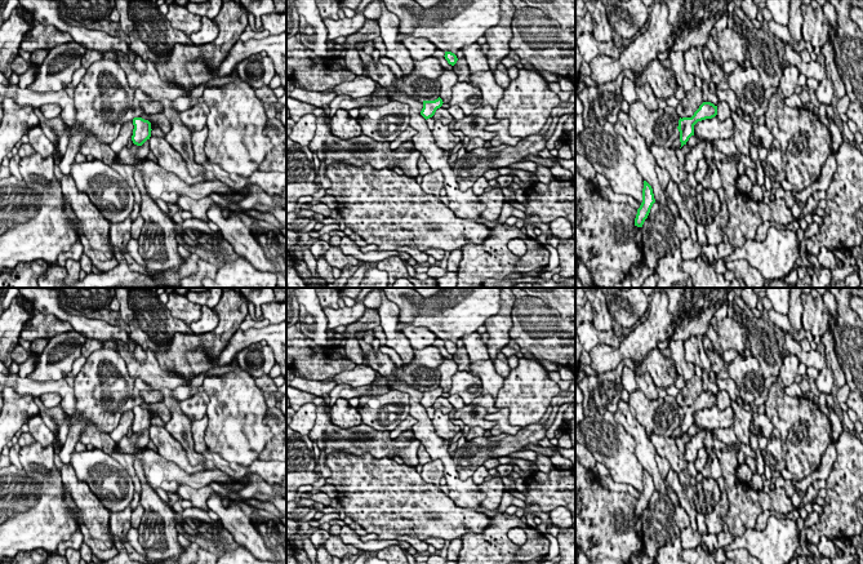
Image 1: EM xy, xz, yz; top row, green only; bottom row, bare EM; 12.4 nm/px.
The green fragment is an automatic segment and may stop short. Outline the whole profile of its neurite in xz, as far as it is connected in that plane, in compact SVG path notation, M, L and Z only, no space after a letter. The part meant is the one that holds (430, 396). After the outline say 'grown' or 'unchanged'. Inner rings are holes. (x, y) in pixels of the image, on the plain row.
M439 386L435 390L423 390L423 398L421 400L421 404L427 409L432 407L437 398L442 395L442 388Z; unchanged

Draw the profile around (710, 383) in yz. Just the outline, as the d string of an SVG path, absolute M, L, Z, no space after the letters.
M706 368L703 369L703 391L711 391L715 395L719 394L719 386L717 386L717 379L716 379L716 374L712 370L707 370Z

